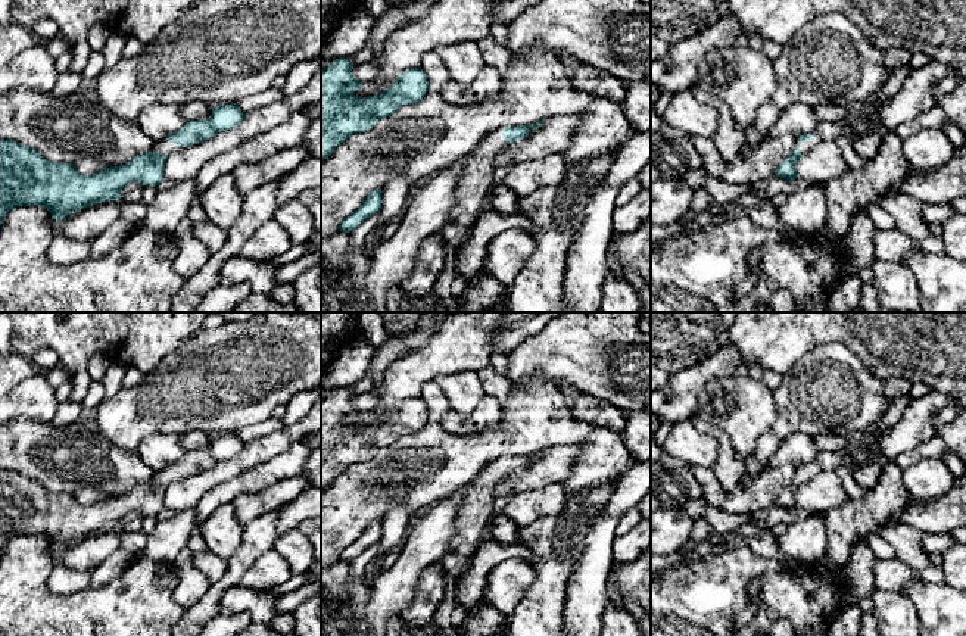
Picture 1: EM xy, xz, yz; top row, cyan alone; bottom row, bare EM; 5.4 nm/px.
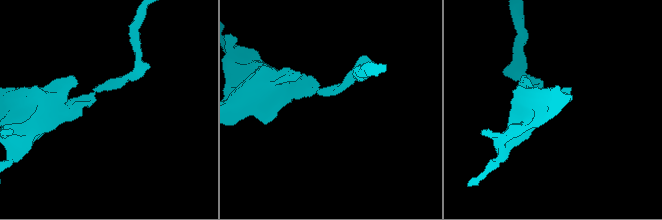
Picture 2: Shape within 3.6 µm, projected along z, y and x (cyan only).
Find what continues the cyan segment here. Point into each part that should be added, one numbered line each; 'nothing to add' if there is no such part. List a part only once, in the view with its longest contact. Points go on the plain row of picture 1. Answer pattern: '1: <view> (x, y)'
1: yz (826, 460)

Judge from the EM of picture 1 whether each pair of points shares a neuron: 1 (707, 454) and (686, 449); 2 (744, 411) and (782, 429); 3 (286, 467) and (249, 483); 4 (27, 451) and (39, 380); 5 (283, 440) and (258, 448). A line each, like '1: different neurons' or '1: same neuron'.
1: same neuron
2: different neurons
3: same neuron
4: different neurons
5: same neuron

